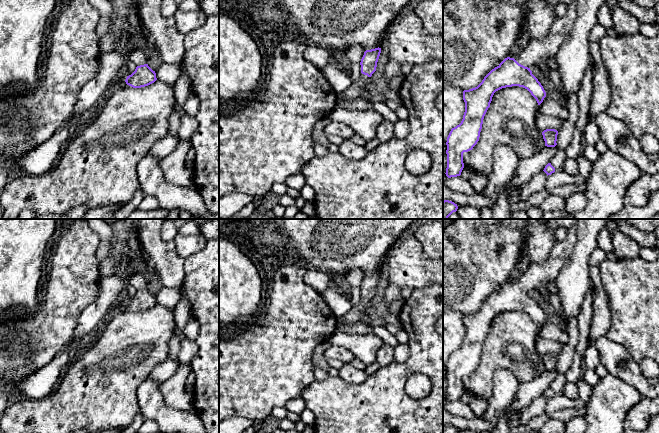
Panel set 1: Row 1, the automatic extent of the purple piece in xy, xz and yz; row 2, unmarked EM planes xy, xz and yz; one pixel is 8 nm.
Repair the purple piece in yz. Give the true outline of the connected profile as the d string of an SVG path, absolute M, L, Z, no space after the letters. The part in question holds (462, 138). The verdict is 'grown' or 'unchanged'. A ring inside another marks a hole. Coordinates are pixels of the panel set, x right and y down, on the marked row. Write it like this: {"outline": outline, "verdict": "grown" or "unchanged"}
{"outline": "M577 1L568 5L563 17L555 17L549 33L542 39L529 38L526 47L513 58L505 58L492 69L475 88L463 91L465 112L459 125L447 137L448 178L461 175L464 168L463 153L477 144L484 116L494 93L502 88L519 86L527 89L540 105L546 92L532 74L531 67L545 68L550 57L555 57L565 38L573 29L577 16Z", "verdict": "grown"}

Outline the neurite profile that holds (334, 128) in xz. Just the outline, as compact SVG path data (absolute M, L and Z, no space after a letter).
M330 121L325 127L324 132L329 135L342 137L344 140L350 140L350 138L355 134L351 127L341 123Z

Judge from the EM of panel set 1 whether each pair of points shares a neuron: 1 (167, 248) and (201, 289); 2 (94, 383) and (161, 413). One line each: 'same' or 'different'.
1: different
2: different

